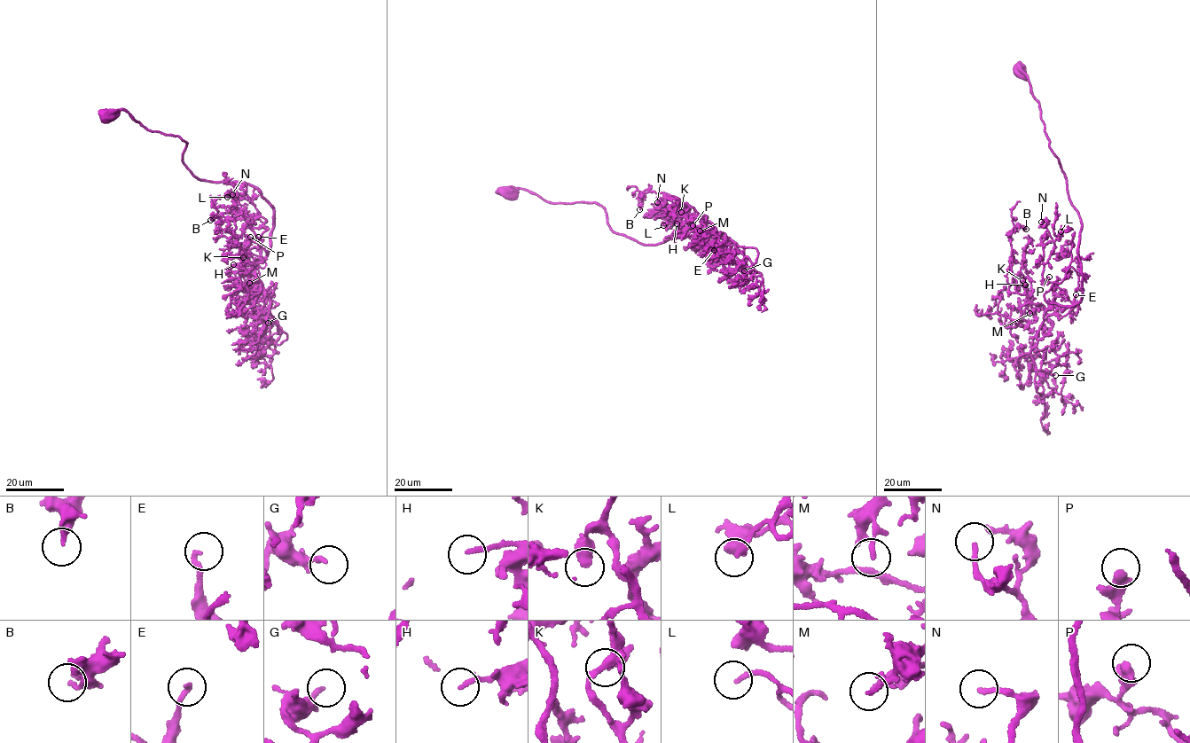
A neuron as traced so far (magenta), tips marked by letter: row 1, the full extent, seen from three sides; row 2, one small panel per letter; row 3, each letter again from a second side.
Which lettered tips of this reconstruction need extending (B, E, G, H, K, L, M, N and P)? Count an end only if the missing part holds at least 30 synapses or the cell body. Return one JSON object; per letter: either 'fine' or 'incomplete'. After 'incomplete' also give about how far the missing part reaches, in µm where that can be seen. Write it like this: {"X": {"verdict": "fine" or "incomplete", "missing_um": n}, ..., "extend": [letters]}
{"B": {"verdict": "fine"}, "E": {"verdict": "incomplete", "missing_um": 9}, "G": {"verdict": "fine"}, "H": {"verdict": "incomplete", "missing_um": 5}, "K": {"verdict": "fine"}, "L": {"verdict": "incomplete", "missing_um": 6}, "M": {"verdict": "fine"}, "N": {"verdict": "incomplete", "missing_um": 15}, "P": {"verdict": "fine"}, "extend": ["E", "H", "L", "N"]}

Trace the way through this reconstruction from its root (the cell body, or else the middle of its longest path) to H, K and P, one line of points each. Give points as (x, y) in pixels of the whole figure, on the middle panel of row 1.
H: (505, 190), (598, 203), (614, 231), (642, 244), (695, 227), (727, 247), (702, 244), (692, 215), (677, 223)
K: (505, 190), (598, 203), (614, 231), (642, 244), (695, 227), (727, 247), (702, 244), (701, 222), (681, 212)
P: (505, 190), (598, 203), (614, 231), (642, 244), (695, 227), (727, 247), (709, 221), (700, 232), (692, 225)

